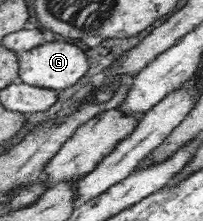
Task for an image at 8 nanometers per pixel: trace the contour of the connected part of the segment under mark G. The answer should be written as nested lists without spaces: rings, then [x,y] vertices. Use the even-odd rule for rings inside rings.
[[[53,40],[45,42],[29,52],[17,54],[19,81],[37,88],[60,91],[79,82],[89,68],[87,55],[71,42]]]

